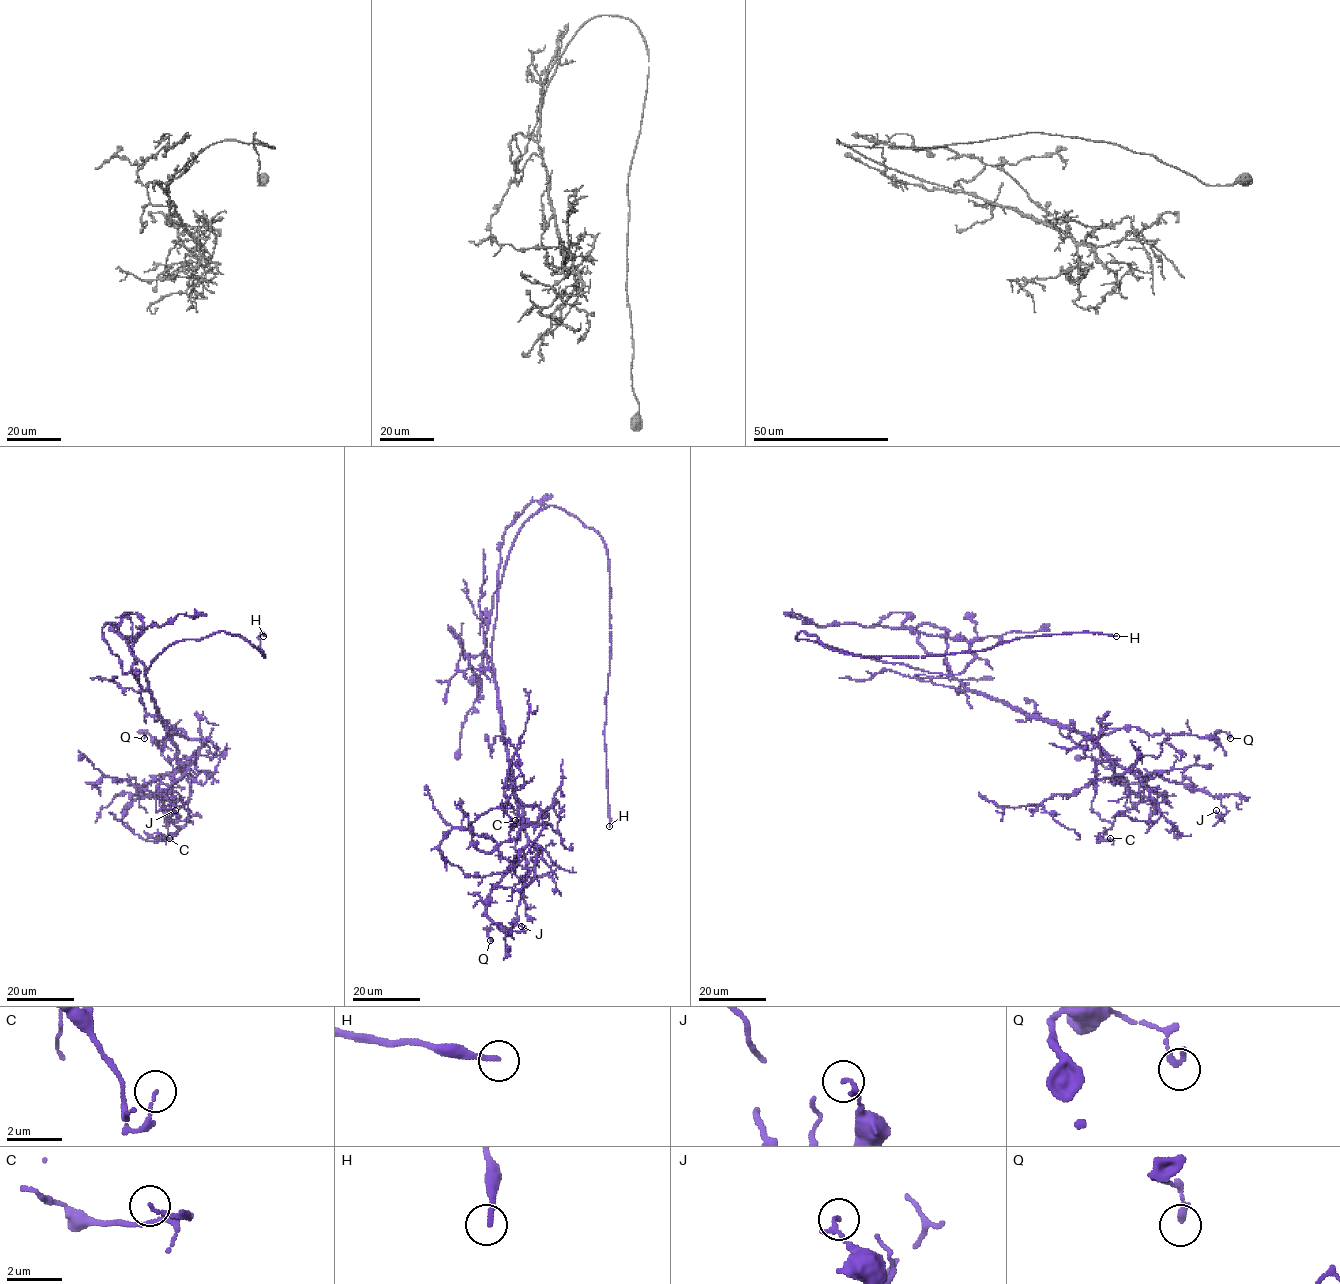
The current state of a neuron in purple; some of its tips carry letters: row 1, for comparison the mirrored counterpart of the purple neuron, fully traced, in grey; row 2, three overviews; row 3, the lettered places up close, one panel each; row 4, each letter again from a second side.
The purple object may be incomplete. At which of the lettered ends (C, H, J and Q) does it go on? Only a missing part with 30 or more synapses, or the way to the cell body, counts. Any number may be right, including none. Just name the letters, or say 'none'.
H

